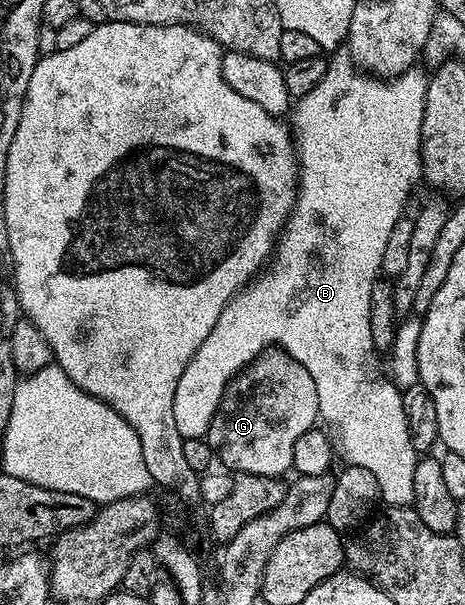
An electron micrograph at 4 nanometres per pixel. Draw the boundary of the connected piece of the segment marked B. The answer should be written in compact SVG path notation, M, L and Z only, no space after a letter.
M344 62L338 65L337 71L333 68L333 65L326 66L321 86L311 89L311 93L300 96L292 108L291 134L297 149L297 165L299 168L297 200L293 206L293 212L290 213L289 220L285 222L285 229L281 232L275 244L275 250L267 270L246 283L234 295L231 302L223 309L223 313L219 313L219 321L215 321L215 329L211 329L207 341L203 341L203 345L199 345L199 349L195 349L187 369L183 369L183 377L179 377L179 385L175 389L175 397L173 398L173 412L179 433L185 440L208 436L209 426L213 424L213 419L218 413L221 399L225 396L229 382L247 364L255 361L255 357L260 355L261 352L278 346L295 361L299 361L299 365L303 365L303 369L307 369L307 373L311 373L311 381L315 381L315 393L319 397L317 413L320 422L328 428L335 440L335 451L340 462L345 465L359 466L372 472L378 481L380 502L385 507L408 507L415 497L415 465L419 458L419 452L413 448L407 437L407 417L403 417L402 392L388 378L372 379L365 372L365 366L369 363L369 355L374 354L373 338L371 337L371 289L379 282L383 248L387 246L387 236L391 233L391 229L395 229L395 221L399 221L406 214L405 206L409 203L409 194L412 193L413 186L417 182L420 184L423 179L421 130L423 129L425 83L421 81L419 83L401 83L405 81L398 81L393 77L378 77L368 73L359 73L358 68L352 62Z

